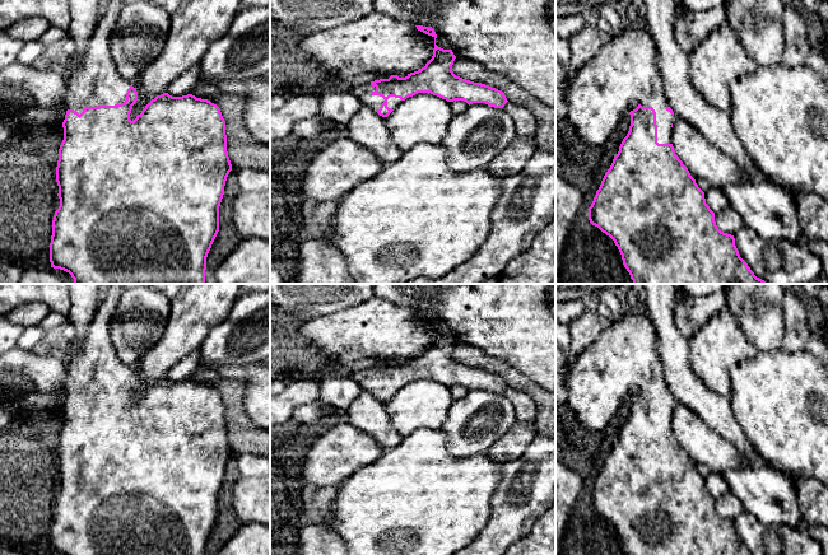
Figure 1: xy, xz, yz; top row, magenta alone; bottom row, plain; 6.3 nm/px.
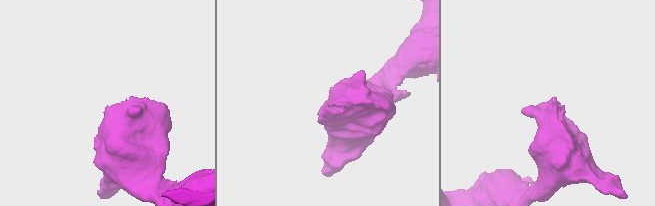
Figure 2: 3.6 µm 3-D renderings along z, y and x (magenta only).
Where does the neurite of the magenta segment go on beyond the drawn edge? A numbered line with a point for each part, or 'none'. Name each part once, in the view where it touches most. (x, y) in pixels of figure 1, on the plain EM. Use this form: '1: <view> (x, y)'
1: xy (94, 365)

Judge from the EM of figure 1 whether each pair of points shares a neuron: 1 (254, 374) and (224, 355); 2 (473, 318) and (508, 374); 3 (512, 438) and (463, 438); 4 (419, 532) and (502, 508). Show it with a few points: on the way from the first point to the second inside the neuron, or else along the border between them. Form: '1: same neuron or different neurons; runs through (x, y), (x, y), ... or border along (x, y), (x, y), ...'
1: different neurons; border along (256, 362), (217, 368), (209, 367)
2: different neurons; border along (471, 345), (489, 355), (502, 358), (524, 374)
3: different neurons; border along (516, 421), (485, 452)
4: different neurons; border along (499, 481), (492, 498), (492, 516), (475, 536)

